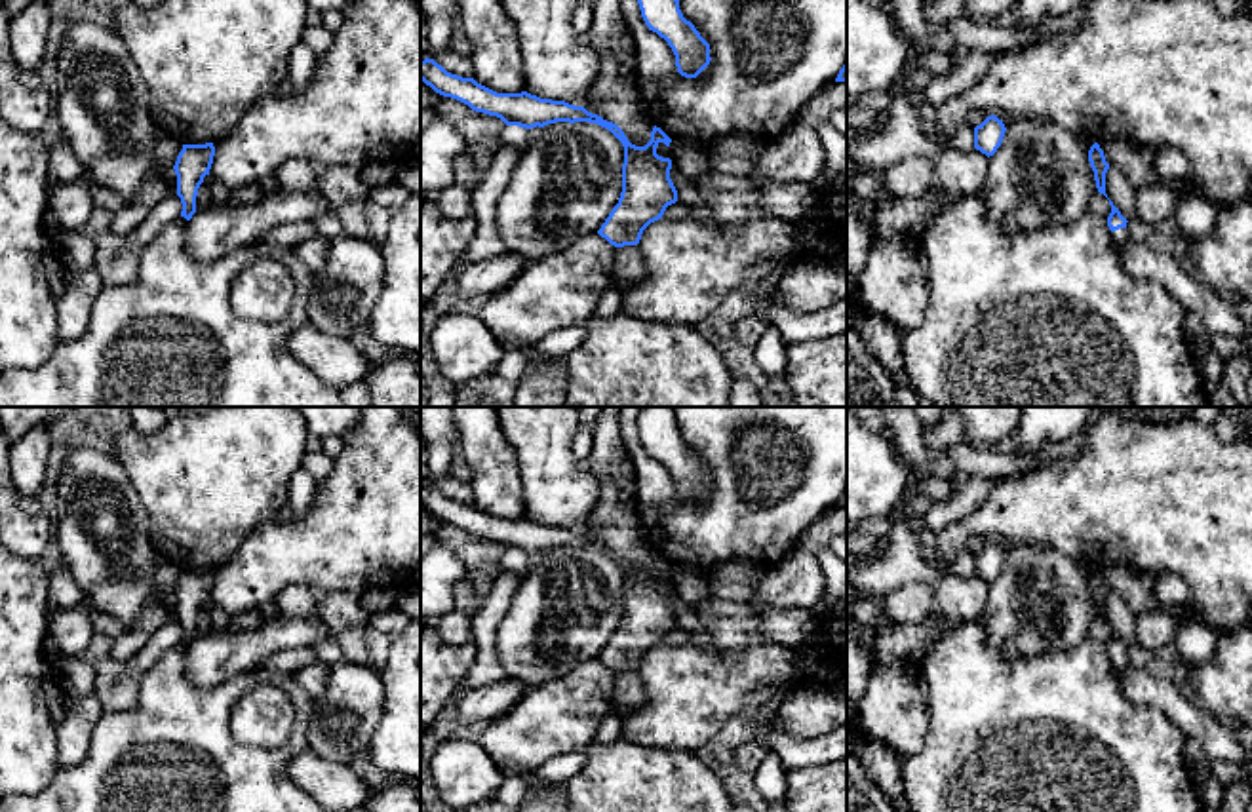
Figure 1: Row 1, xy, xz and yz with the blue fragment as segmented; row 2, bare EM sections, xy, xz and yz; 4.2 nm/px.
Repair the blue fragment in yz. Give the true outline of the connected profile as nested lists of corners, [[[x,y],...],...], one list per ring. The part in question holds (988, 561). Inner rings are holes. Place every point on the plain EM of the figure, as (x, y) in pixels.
[[[988,542],[980,551],[974,553],[974,574],[988,584],[997,578],[1005,563],[1005,550],[997,542]]]

